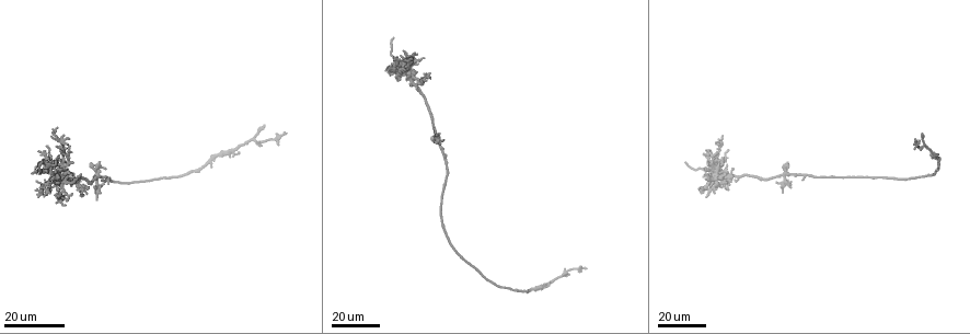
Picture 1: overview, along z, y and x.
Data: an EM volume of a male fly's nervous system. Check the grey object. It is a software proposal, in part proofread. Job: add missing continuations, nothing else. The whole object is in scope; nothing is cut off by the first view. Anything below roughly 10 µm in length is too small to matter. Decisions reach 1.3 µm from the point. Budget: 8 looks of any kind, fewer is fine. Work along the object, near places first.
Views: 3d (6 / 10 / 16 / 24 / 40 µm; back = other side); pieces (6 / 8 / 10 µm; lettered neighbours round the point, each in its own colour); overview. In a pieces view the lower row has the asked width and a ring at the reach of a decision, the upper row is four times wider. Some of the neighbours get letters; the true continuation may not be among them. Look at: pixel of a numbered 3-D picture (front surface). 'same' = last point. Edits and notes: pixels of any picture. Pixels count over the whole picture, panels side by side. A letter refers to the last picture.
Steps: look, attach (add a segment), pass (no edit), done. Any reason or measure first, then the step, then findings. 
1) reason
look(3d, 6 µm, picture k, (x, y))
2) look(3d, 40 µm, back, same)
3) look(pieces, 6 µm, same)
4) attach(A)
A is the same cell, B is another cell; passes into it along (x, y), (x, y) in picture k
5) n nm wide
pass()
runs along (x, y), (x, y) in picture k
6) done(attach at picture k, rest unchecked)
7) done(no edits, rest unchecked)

tapers out
look(3d, 24 µm, picture 1, (233, 155))

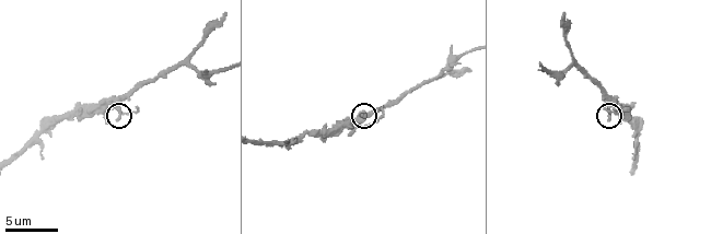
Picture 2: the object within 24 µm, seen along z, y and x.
zoom in
look(3d, 6 µm, picture 2, (363, 114))

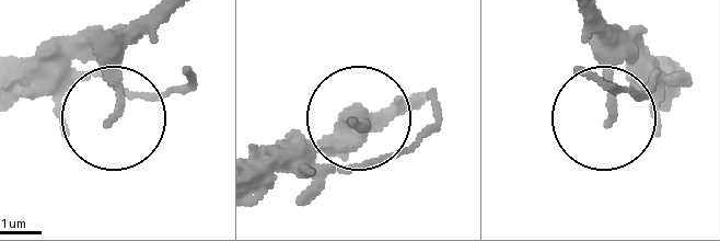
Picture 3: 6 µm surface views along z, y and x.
what lies round it
look(pieces, 8 µm, picture 3, (113, 116))

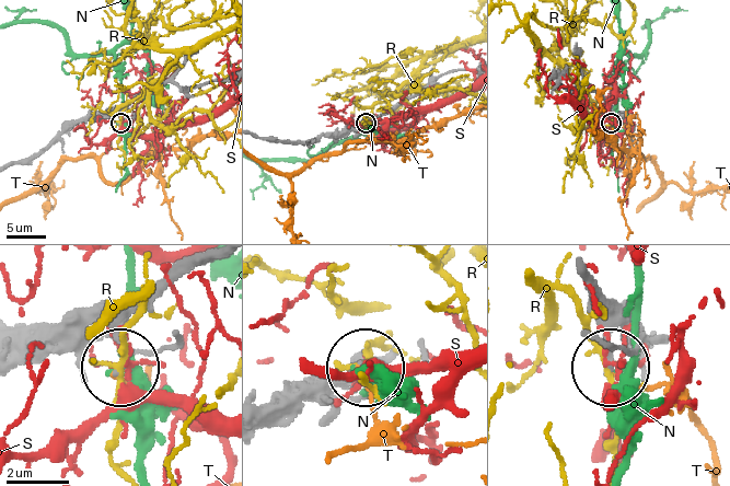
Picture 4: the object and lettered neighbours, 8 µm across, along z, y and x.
pass()
N, R, S and T are other cells; no lettered segment goes on from it

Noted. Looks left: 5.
thin end
look(3d, 24 µm, picture 1, (914, 141))

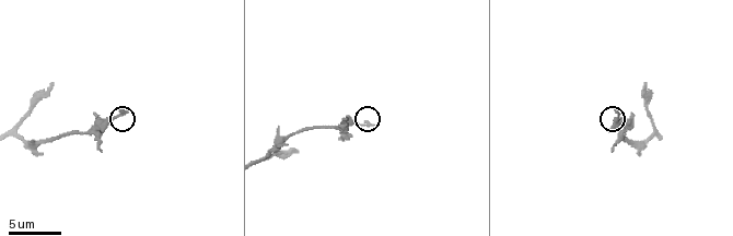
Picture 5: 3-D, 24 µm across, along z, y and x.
look(pieces, 8 µm, picture 5, (126, 110))

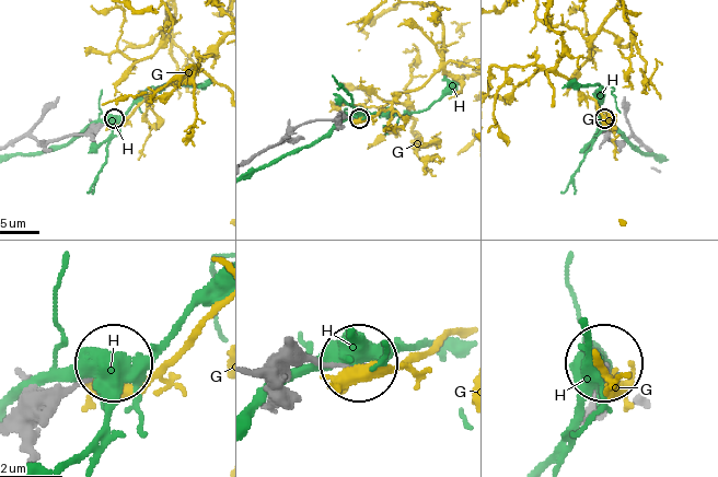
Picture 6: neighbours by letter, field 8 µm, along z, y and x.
pass()
G and H are other cells; none of them fits

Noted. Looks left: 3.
look(pieces, 10 µm, picture 5, (53, 82))

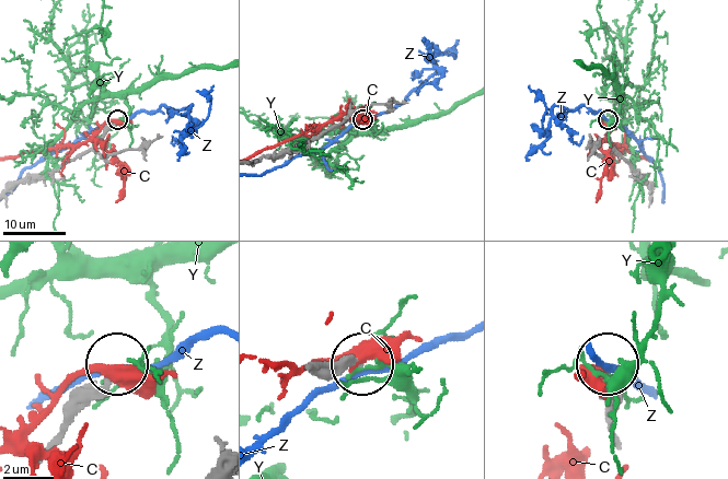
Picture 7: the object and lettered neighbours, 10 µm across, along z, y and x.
pass()
C, Y and Z are other cells; runs along (313, 370), (361, 364) in picture 7; no lettered segment goes on from it

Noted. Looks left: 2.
branch stops here
look(3d, 40 µm, picture 1, (96, 197))

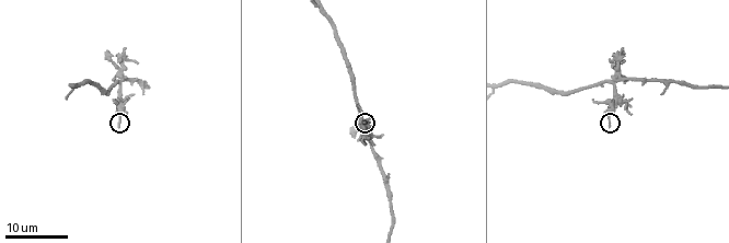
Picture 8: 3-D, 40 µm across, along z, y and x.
look(pieces, 6 µm, picture 8, (117, 125))

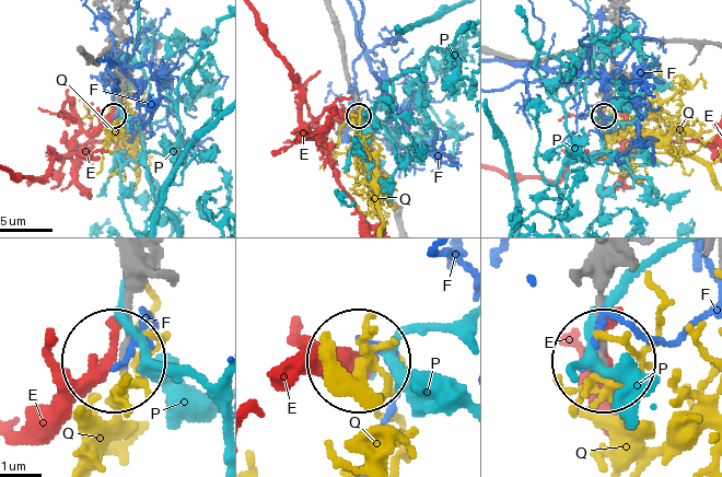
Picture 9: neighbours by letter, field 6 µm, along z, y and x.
pass()
E, F, P and Q are other cells; runs along (617, 263), (603, 294), (603, 353) in picture 9; no lettered segment goes on from it

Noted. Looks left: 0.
done(no edits, rest unchecked)

